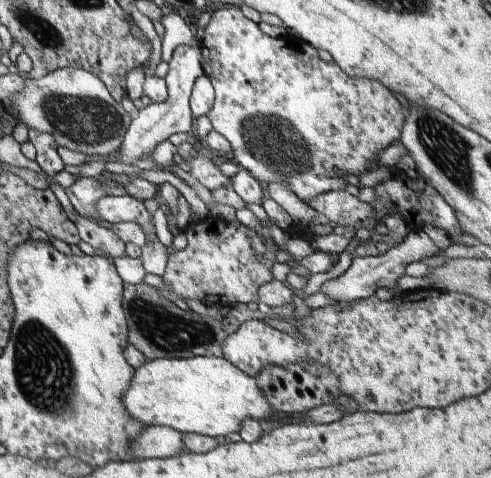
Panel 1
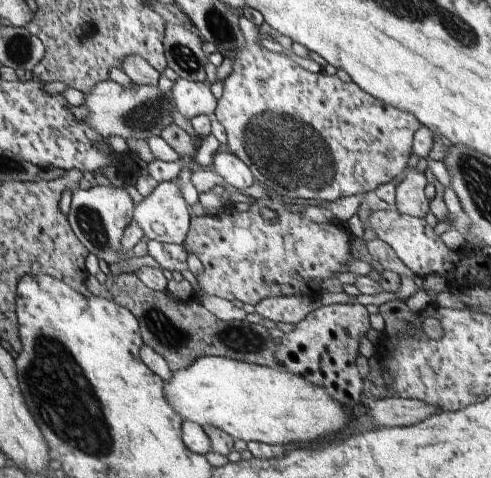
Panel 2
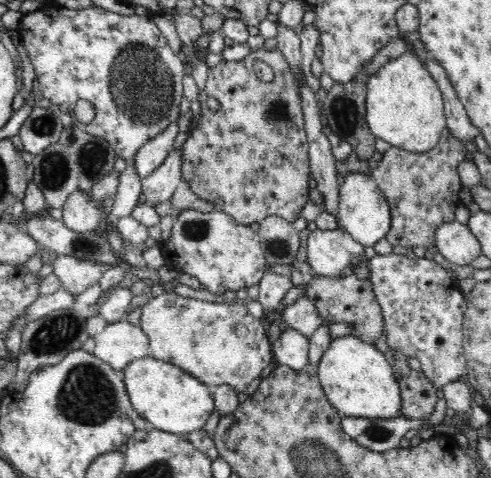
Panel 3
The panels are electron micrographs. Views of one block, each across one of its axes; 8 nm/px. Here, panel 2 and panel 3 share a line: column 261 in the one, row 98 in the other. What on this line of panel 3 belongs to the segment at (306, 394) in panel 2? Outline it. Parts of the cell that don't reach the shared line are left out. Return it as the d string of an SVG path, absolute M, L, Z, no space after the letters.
M406 52L404 56L388 62L368 80L366 86L366 122L374 136L394 148L414 154L432 152L438 146L442 134L448 130L444 96L438 82L416 54Z

